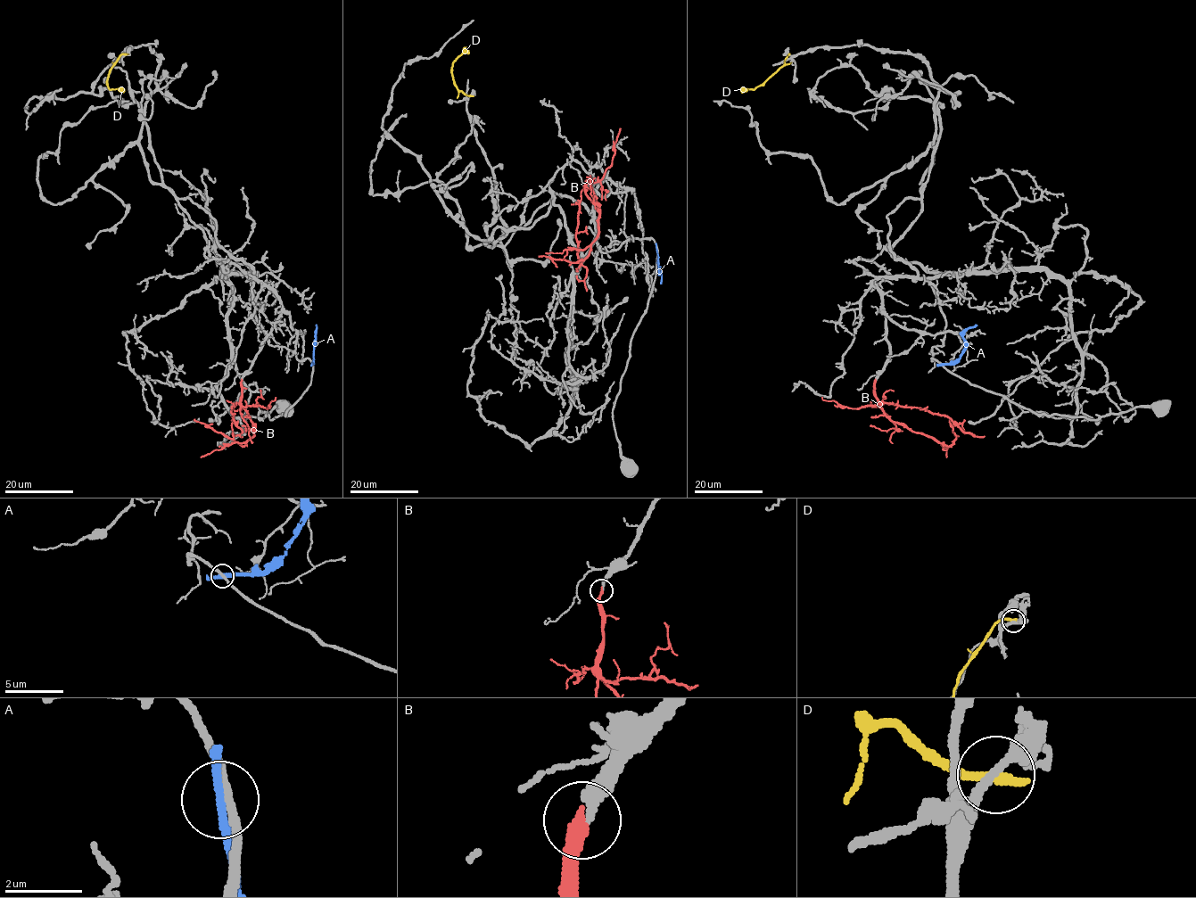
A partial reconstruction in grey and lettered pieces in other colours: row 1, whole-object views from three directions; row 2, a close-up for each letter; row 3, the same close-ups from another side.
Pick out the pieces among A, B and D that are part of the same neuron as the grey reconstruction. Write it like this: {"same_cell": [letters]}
{"same_cell": ["B"]}

